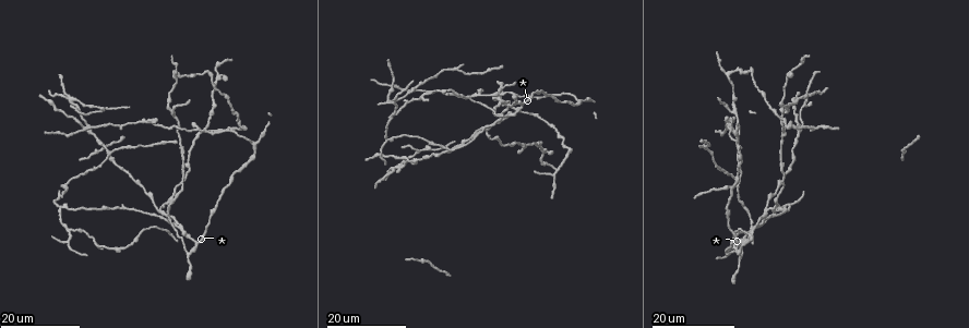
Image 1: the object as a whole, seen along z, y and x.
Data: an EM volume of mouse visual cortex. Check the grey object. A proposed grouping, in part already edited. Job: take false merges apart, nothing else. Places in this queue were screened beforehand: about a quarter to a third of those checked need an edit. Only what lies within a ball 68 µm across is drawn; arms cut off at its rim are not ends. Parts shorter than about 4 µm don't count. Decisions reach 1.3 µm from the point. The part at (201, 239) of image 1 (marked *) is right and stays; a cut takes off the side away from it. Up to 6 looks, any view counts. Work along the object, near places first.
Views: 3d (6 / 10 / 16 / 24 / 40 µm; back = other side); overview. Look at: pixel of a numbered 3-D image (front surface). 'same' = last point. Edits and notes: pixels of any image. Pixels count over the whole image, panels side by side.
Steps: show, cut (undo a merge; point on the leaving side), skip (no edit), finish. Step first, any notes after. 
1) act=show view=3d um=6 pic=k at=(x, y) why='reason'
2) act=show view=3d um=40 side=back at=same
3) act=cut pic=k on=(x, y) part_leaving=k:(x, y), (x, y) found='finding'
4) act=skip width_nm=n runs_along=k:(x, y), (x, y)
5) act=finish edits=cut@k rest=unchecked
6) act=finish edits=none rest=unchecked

act=show view=3d um=16 pic=1 at=(727, 77) why='thick turns thin'

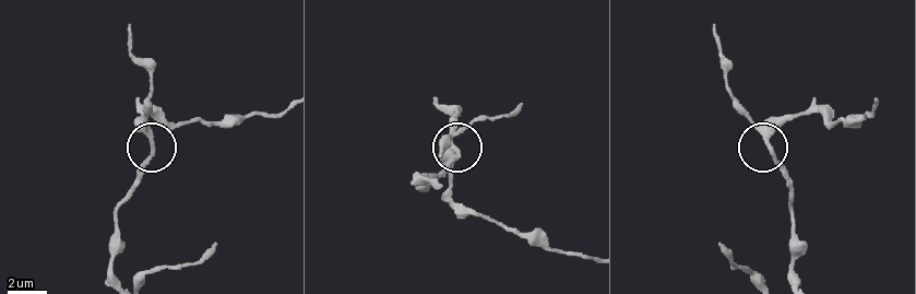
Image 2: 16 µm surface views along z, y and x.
act=show view=3d um=10 pic=2 at=(770, 147)

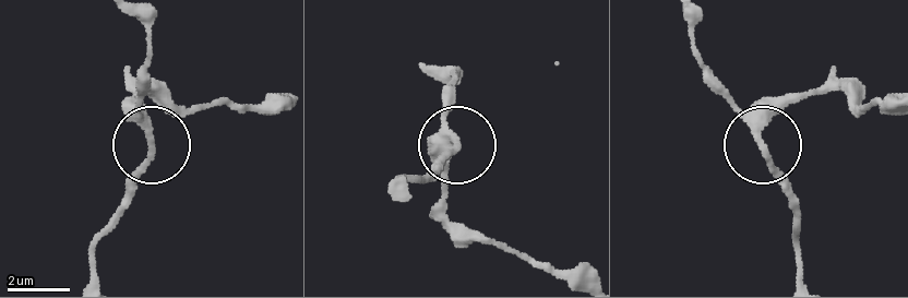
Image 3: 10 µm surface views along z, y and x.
act=skip runs_along=3:(88, 279), (92, 240), (152, 146), (130, 79) found='one neuron here'

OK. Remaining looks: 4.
act=show view=3d um=24 pic=1 at=(392, 100) why='three-way junction'

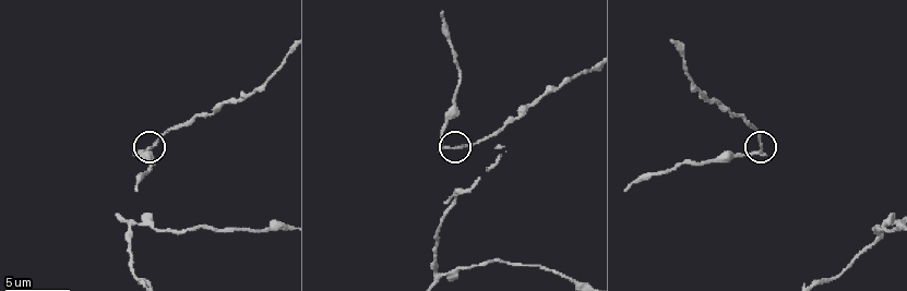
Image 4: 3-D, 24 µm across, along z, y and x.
act=show view=3d um=10 pic=4 at=(451, 147)

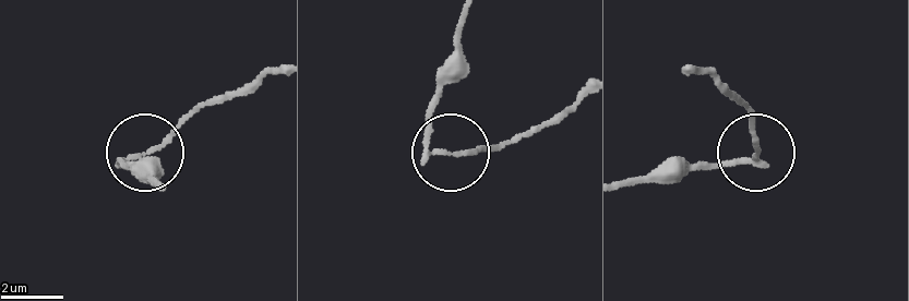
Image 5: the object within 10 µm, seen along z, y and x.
act=cut pic=5 on=(164, 139) arms=3 found='two neurons meet here'

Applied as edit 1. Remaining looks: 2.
act=finish edits=cut@5 rest=unchecked

